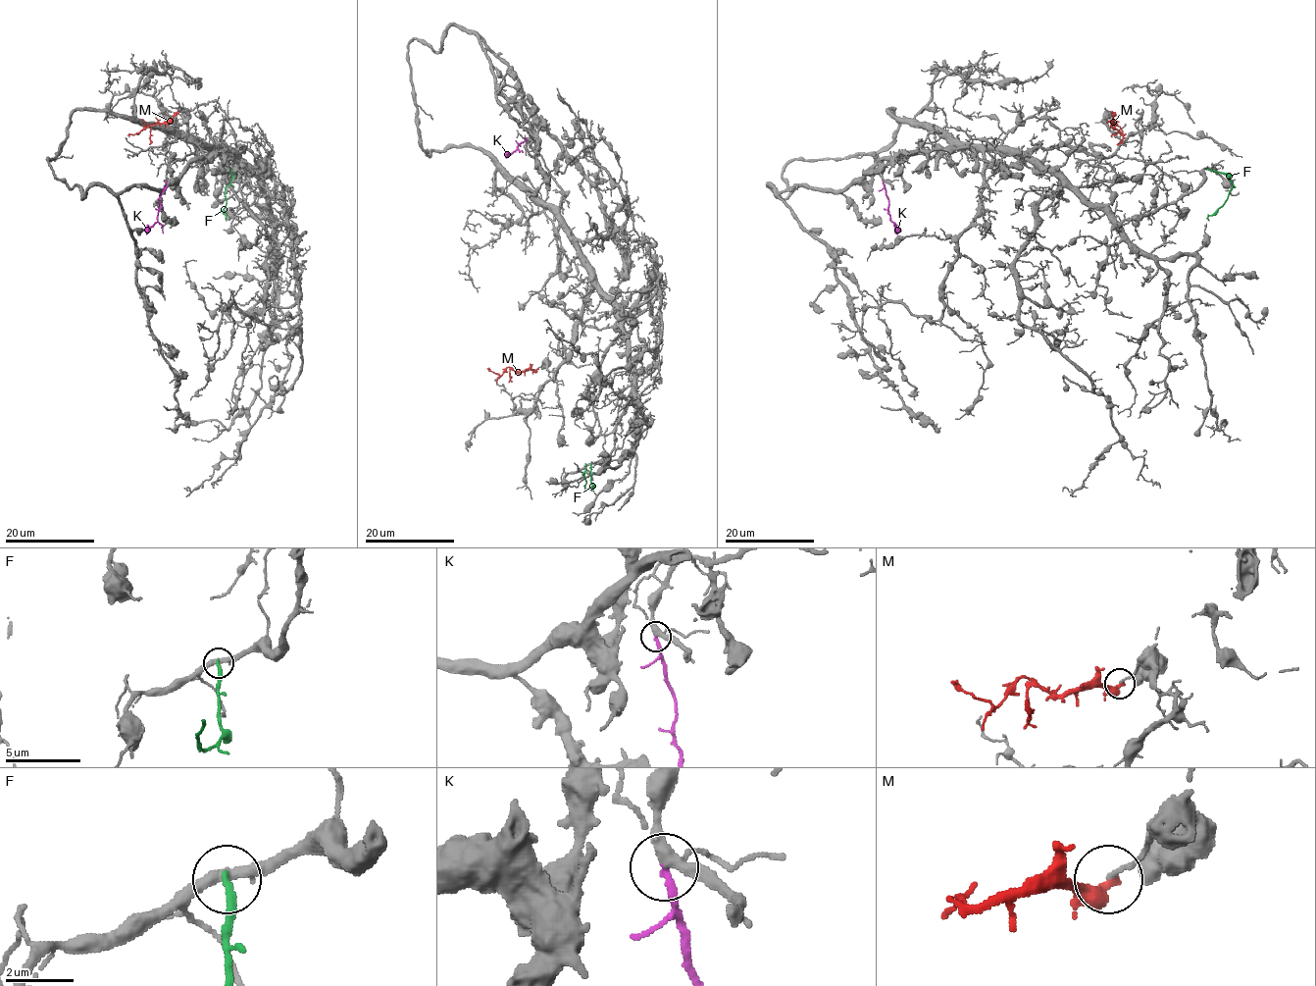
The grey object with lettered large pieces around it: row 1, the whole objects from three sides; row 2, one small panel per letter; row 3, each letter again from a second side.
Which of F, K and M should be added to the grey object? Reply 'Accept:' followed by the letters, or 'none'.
Accept: K

